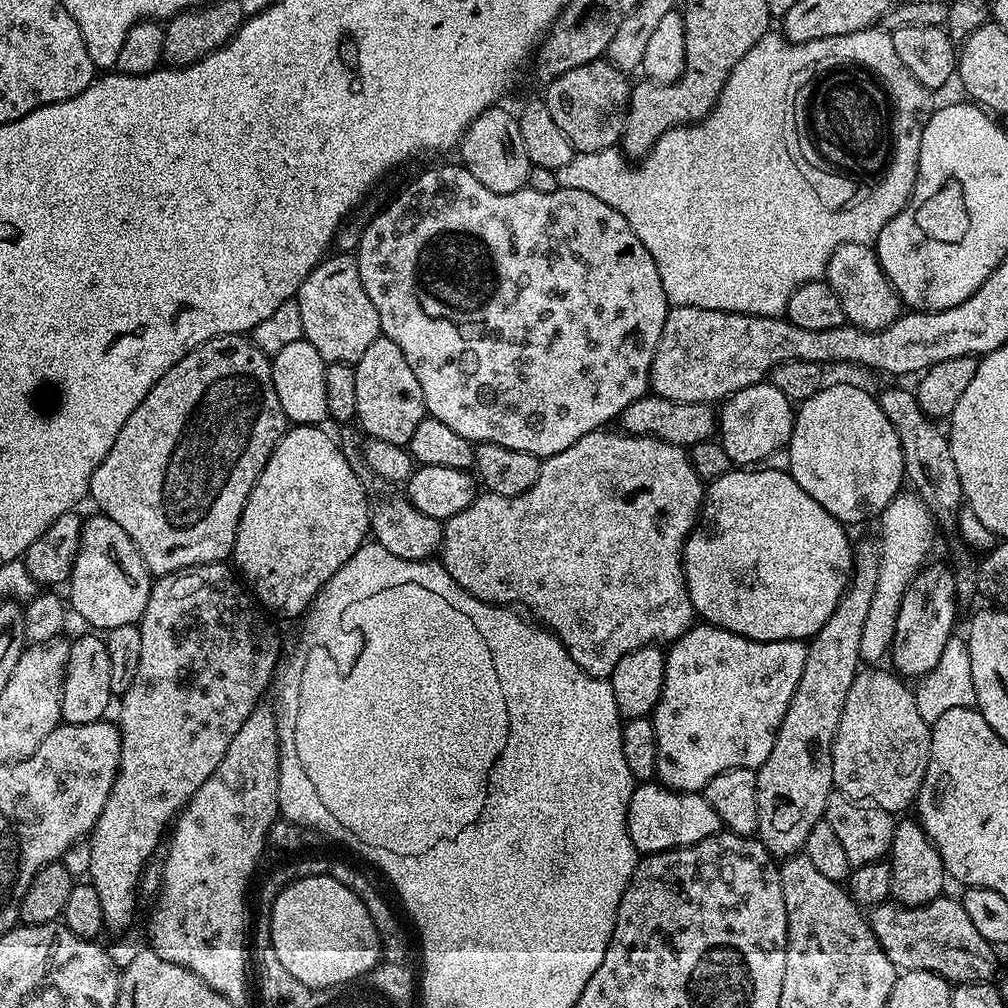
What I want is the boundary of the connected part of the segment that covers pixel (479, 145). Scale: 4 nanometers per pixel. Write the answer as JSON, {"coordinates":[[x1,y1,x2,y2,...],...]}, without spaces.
{"coordinates":[[504,106,487,108,470,122,470,126,464,131,464,137,460,139,459,152,463,167,468,168,470,174,474,174,474,178,478,178,482,186,486,186,486,190,494,190,498,194,510,194,525,187,528,171,534,167,522,142,519,119,513,113,511,116]]}

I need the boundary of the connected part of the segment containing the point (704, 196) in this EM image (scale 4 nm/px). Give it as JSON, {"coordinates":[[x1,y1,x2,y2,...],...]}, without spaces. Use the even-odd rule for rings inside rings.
{"coordinates":[[880,26,863,28,861,32,846,34,845,36,831,36,830,38,818,38,814,42,805,44,794,44,789,42,783,35,769,34,763,36,734,66,730,78,726,78,726,86,716,105,712,108,712,113,705,120,695,124,671,128,658,138,658,142,648,151,648,155,639,161,637,168,631,168,629,157,621,155,619,151,609,150,606,152,576,152,570,162,566,162,564,168,555,169,556,177,561,188,573,188,574,190,586,190,586,194,594,194,594,198,602,198,606,206,614,206,618,214,630,222,634,234,650,250,650,258,658,266,658,274,662,278,662,290,666,290,666,298,669,305,681,308,682,306,694,306,702,310,722,310,723,312,737,312,747,316,775,316,783,317,788,310,788,299,798,286,802,286,811,280,819,280,828,271,830,254,838,250,846,242,858,242,859,244,872,244,878,238,882,226,890,222,908,204,908,199,912,196,912,191,918,178,918,150,922,146,922,130,926,122,932,117,934,103,932,104,933,93,906,66,902,66,902,58,898,58,898,50,894,50,891,31],[836,56,850,56,854,60,860,60,864,64,872,64,874,70,878,70,884,78,886,84,892,90,894,100,806,100,808,94,808,82,818,74,818,70,824,70,824,66,830,66,830,62,836,60],[826,162,828,166,834,166,841,170,883,170,887,175,887,180,877,189,875,195,871,196,860,207,855,207,855,211,844,212,840,216,832,216,832,212,812,212,804,224,800,224,800,172,792,168,792,164,821,164]]}

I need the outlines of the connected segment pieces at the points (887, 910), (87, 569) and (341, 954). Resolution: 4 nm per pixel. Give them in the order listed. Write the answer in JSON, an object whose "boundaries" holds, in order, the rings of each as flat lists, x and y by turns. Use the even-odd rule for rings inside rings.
{"boundaries":[[[941,898,917,908,895,902,880,904,871,909,870,923,886,958,898,970,930,970,953,985,988,982,997,975,997,949,974,930,974,922,959,899]],[[95,515,89,520,87,517,80,529,78,554,66,585,67,603,92,630,136,624,146,610,154,577,142,562,142,554,138,554,134,542,130,542,130,534,108,516]],[[330,876,302,877,281,889,270,918,274,951,282,966,309,988,347,986,381,963,380,936,363,902]]]}

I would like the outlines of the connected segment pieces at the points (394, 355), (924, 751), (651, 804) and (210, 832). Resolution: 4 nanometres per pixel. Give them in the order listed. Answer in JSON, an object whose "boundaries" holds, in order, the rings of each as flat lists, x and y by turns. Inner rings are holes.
{"boundaries":[[[384,335,370,342,366,354,354,365,354,395,358,397,356,420,359,427,365,433,368,431,367,435,374,440,407,445,414,430,418,430,418,422,426,415,422,386,418,386,418,377,410,370,406,354]],[[887,667,867,668,857,672,840,711,836,741,832,744,832,783,850,800,875,804,877,808,900,814,903,808,911,809,915,805,920,792,930,759,932,730,918,712,915,691,908,689,895,671]],[[640,782,633,787,628,803,628,833,637,853,669,852,671,848,685,848,702,838,710,838,721,831,722,825,714,806,698,792,676,792,659,782]],[[258,706,250,714,250,718,246,718,246,722,242,722,242,730,238,730,238,734,234,734,234,738,230,742,230,750,226,750,226,754,222,758,222,762,218,762,218,770,214,770,214,774,210,774,210,778,206,778,206,782,202,782,202,786,192,795,192,799,184,805,182,811,175,817,174,827,170,832,168,844,168,857,164,860,164,872,159,873,160,887,158,895,155,897,156,909,152,912,152,917,148,920,148,940,147,943,158,954,158,958,166,958,166,962,174,962,178,966,182,966,186,970,190,970,194,974,198,974,198,978,202,978,202,982,206,982,206,986,210,986,216,992,220,992,228,999,233,1006,240,1006,240,1003,248,996,248,972,250,976,250,952,246,947,246,936,244,940,244,891,248,888,248,879,252,876,252,871,256,868,256,863,260,860,264,848,268,844,268,832,271,826,278,819,280,803,278,802,278,770,280,769,280,739,276,733,276,713,271,707]]]}

